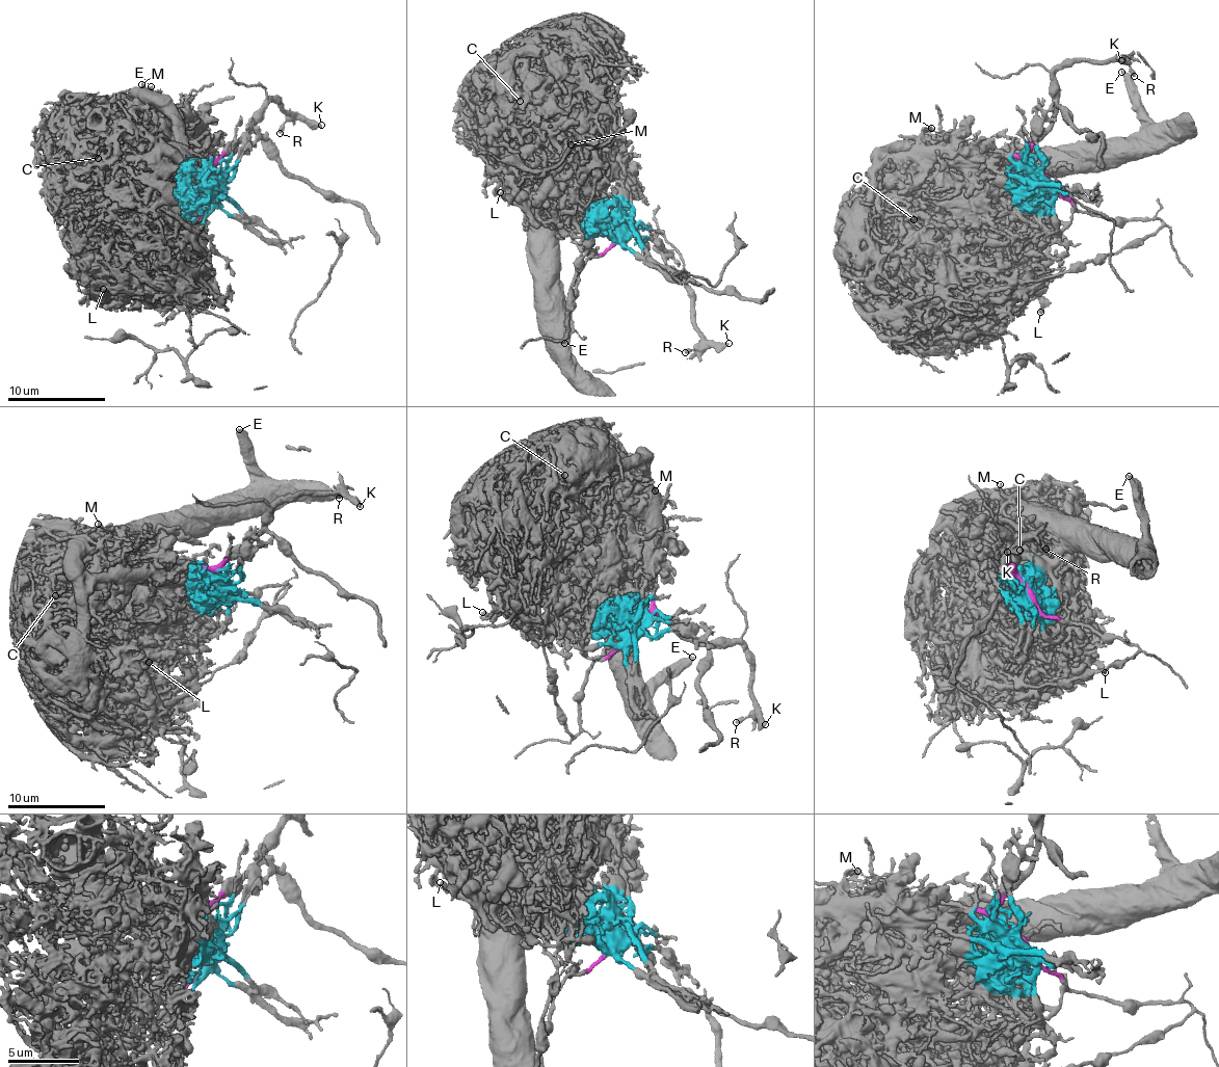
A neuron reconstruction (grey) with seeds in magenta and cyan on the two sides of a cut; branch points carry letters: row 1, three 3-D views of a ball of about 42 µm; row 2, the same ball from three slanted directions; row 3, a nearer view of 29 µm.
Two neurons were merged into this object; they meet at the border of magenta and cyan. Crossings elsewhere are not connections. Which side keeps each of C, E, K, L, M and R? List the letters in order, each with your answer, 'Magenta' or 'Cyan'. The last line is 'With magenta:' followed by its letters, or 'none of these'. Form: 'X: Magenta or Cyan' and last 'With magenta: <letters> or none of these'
C: Cyan
E: Cyan
K: Magenta
L: Cyan
M: Cyan
R: Magenta
With magenta: K, R

